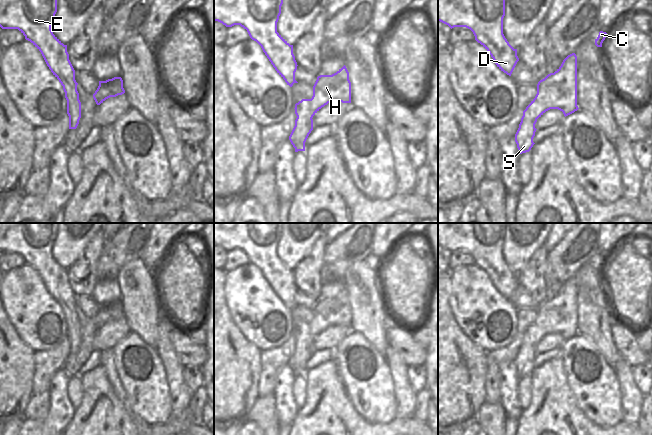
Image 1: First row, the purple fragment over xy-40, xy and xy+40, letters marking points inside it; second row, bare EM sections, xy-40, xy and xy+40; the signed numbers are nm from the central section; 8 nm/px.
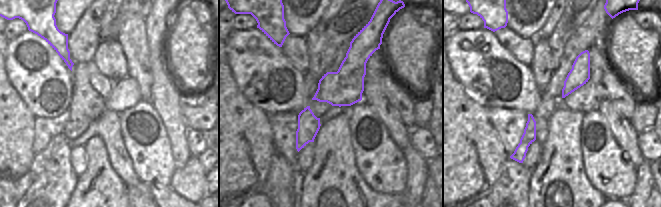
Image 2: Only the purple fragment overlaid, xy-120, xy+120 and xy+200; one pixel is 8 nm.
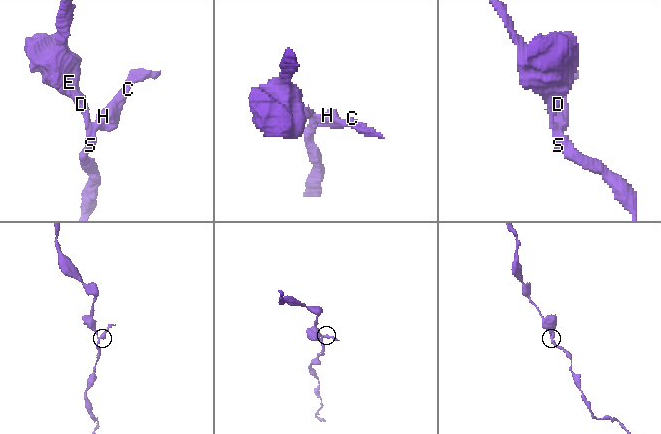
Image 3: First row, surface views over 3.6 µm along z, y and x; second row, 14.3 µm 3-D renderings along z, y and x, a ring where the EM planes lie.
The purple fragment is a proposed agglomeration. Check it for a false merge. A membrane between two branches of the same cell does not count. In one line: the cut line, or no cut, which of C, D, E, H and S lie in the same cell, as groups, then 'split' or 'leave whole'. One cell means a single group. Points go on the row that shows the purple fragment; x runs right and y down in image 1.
cut xy (310, 99), (310, 115), (312, 117); groups C H / D E S; split

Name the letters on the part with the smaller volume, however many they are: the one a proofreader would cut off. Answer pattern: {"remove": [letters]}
{"remove": ["C", "H"]}

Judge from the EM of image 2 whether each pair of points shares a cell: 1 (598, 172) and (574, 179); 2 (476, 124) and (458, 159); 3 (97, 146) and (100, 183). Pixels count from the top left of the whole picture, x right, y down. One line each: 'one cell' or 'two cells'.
1: two cells
2: one cell
3: one cell

